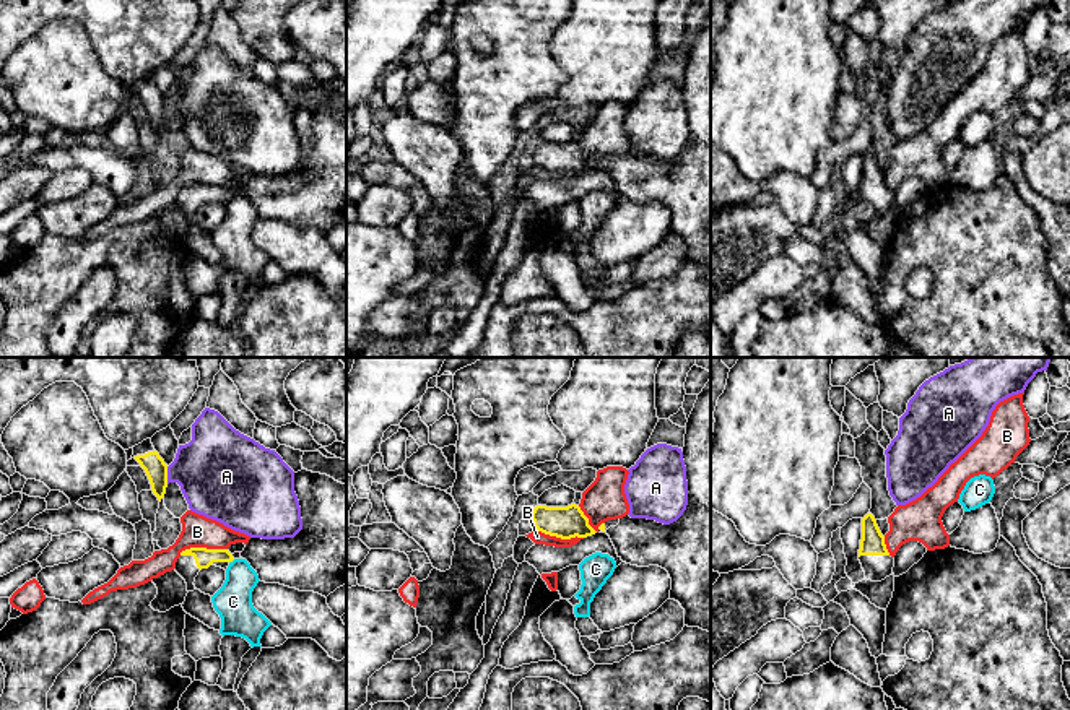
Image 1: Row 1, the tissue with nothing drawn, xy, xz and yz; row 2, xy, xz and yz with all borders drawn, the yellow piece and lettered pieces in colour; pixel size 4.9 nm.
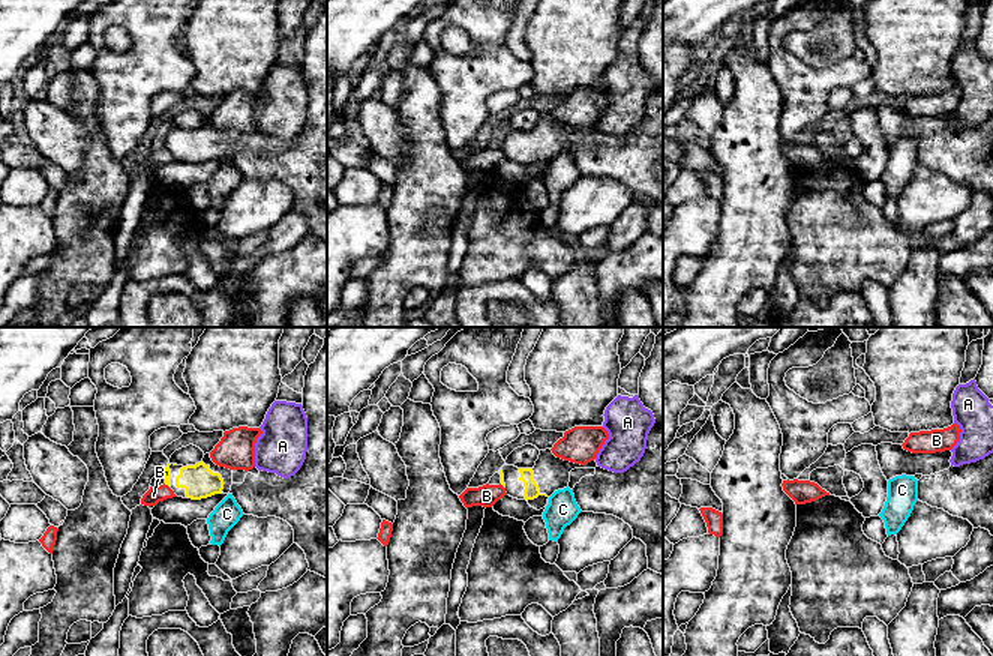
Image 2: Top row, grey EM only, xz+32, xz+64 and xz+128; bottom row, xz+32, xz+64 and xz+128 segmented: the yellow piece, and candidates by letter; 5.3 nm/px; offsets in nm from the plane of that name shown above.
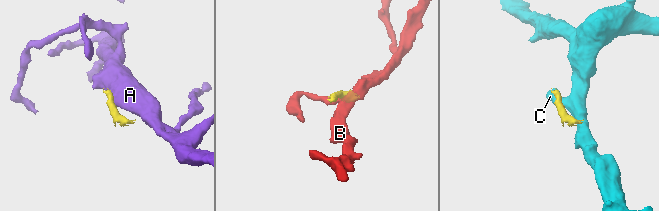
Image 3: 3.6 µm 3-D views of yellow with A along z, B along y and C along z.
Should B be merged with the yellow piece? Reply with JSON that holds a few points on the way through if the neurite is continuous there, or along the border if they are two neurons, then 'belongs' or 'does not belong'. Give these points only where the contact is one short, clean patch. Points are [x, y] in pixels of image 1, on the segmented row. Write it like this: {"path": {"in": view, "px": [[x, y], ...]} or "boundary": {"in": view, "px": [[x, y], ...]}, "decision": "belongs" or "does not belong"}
{"boundary": {"in": "xy", "px": [[226, 549], [186, 548], [179, 554]]}, "decision": "does not belong"}

